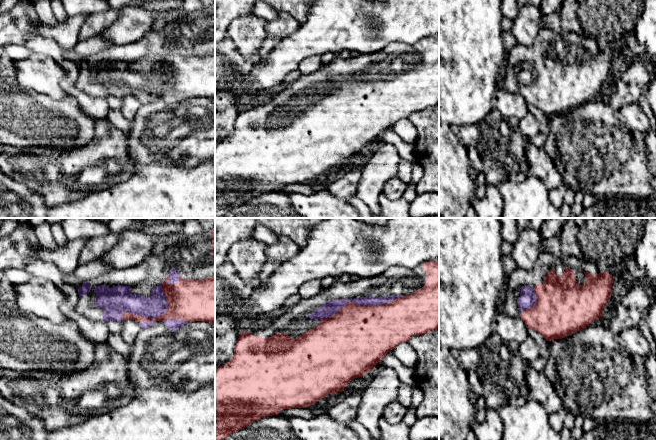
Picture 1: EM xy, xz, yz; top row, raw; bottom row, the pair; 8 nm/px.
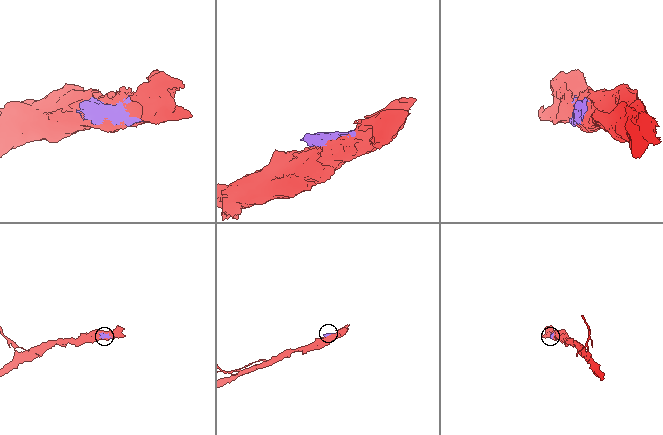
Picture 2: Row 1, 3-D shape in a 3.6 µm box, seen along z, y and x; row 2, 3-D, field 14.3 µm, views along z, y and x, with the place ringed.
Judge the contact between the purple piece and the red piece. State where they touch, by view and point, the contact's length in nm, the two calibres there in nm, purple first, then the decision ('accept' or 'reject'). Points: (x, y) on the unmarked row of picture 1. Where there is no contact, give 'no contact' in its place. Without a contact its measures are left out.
xz (362, 80) | 700 nm | 120/500 nm | accept

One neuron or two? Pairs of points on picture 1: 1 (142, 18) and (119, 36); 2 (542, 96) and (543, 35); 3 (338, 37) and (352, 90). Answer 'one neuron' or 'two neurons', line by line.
1: one neuron
2: one neuron
3: two neurons

